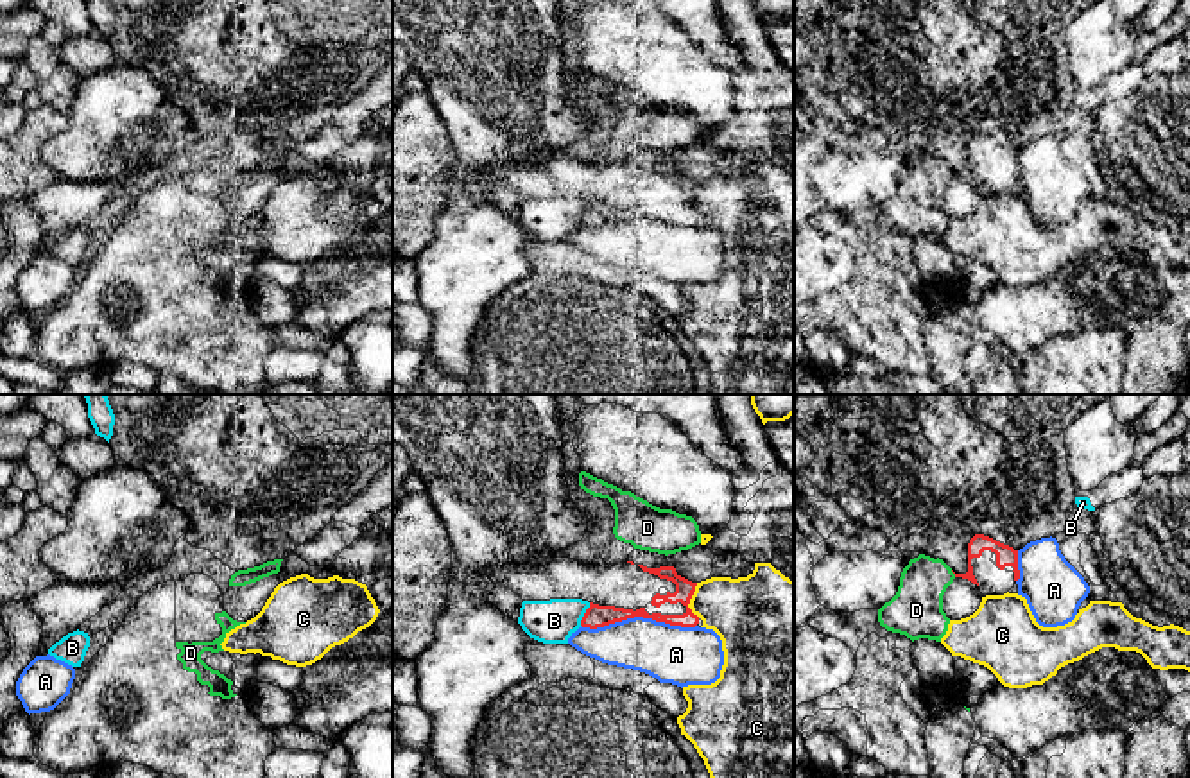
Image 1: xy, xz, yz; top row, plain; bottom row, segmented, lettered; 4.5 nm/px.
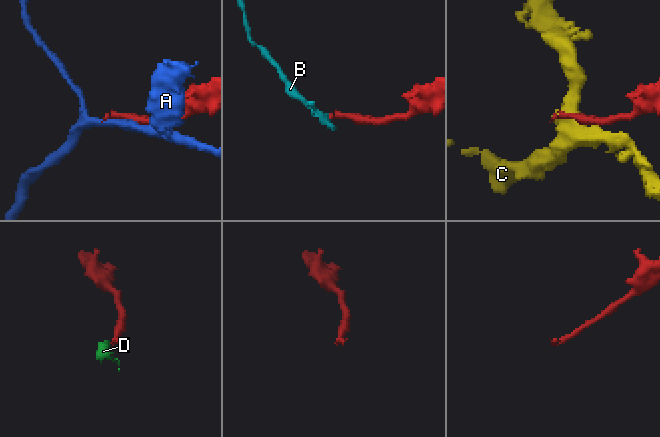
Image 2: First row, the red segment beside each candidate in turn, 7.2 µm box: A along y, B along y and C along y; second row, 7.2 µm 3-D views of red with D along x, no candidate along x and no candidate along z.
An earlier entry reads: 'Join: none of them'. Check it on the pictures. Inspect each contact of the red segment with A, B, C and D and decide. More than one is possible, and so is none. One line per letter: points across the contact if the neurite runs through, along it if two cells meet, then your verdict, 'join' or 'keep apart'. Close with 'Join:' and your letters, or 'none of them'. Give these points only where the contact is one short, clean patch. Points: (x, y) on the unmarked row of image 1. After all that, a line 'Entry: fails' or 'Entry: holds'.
A: keep apart
B: border along xz (590, 201), (579, 223); keep apart
C: keep apart
D: keep apart
Join: none of them
Entry: holds

